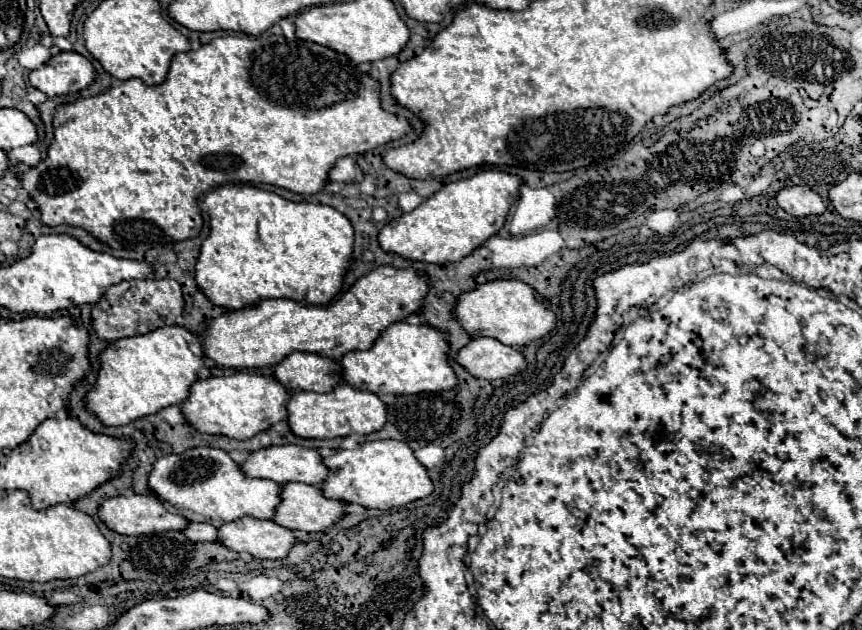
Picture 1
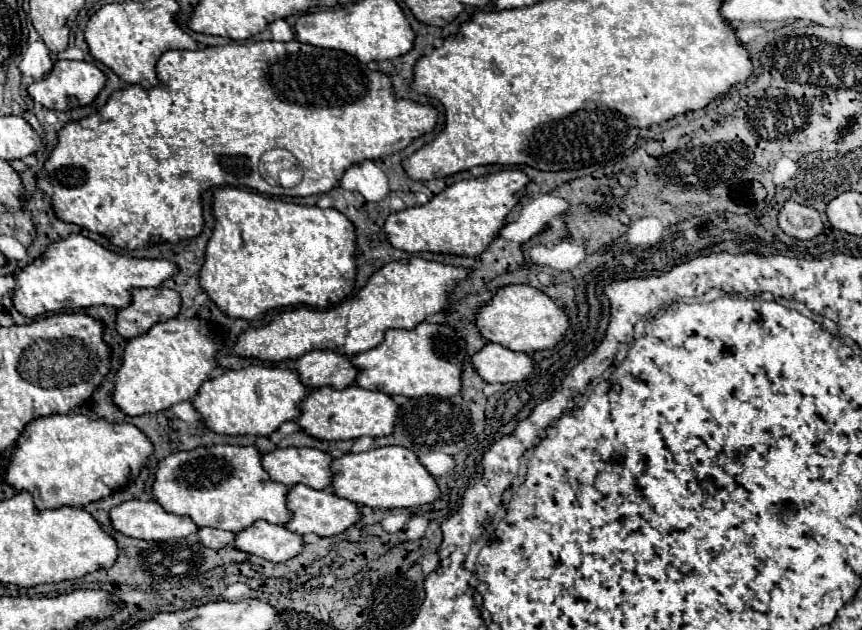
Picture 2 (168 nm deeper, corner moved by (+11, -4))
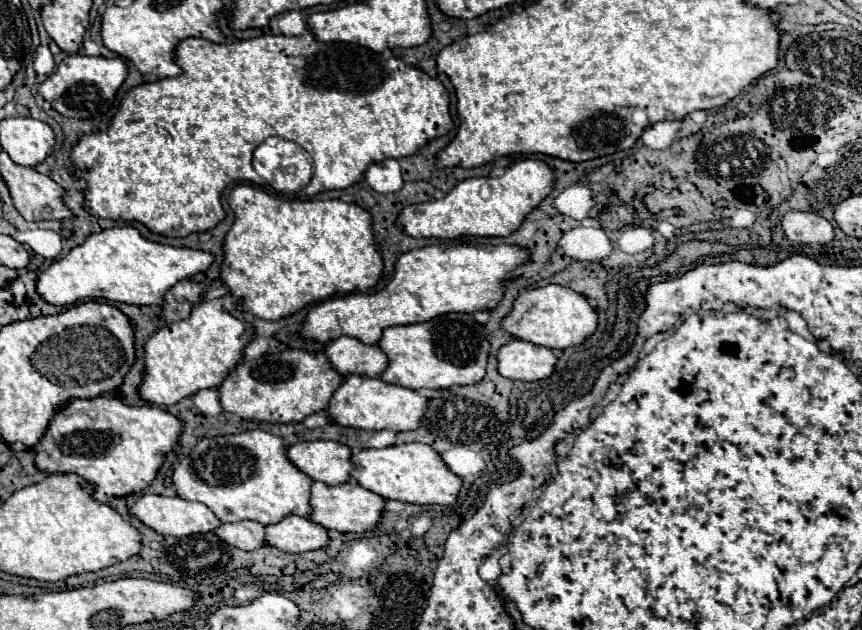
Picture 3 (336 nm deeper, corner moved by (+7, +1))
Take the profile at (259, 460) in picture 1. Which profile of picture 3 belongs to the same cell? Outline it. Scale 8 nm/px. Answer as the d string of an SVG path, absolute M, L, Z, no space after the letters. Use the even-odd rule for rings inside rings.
M330 440L300 442L288 448L292 464L306 472L312 480L320 480L330 486L350 480L350 472L354 468L350 456L352 452L346 444Z

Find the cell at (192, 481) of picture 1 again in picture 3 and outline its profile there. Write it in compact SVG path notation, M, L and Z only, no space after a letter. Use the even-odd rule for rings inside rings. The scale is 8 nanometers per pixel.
M264 430L200 440L174 468L172 480L180 498L206 504L222 522L256 520L268 526L290 514L308 516L312 512L310 486L314 480L288 460L282 438Z

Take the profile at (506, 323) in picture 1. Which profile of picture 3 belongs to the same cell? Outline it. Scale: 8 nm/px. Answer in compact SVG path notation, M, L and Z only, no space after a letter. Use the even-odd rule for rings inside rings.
M548 284L544 288L536 288L536 290L524 290L520 292L520 296L514 302L512 312L504 318L502 326L520 340L538 344L538 346L546 346L546 348L570 348L570 346L578 346L584 340L588 340L596 328L598 328L598 314L594 312L594 308L590 306L588 298L558 286L558 284Z

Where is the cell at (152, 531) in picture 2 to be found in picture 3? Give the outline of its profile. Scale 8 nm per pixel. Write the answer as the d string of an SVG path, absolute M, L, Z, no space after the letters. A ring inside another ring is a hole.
M144 494L136 500L136 504L132 506L132 514L142 520L146 526L150 526L152 530L156 530L158 534L166 534L166 536L190 536L190 534L206 534L216 530L222 522L220 518L216 518L216 514L202 502L190 502L184 498L166 498L166 496L156 496L156 494Z

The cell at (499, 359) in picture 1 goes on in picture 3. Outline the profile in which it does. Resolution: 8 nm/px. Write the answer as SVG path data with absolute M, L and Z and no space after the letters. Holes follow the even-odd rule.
M514 338L498 352L498 372L510 380L536 382L550 378L558 356L554 350Z

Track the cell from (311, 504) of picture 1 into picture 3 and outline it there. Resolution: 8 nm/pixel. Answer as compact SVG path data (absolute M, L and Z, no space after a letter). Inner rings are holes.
M324 482L312 484L312 514L310 520L316 524L324 524L328 530L338 532L368 532L376 530L384 512L384 498L362 488L358 482L344 482L338 486L328 486Z

